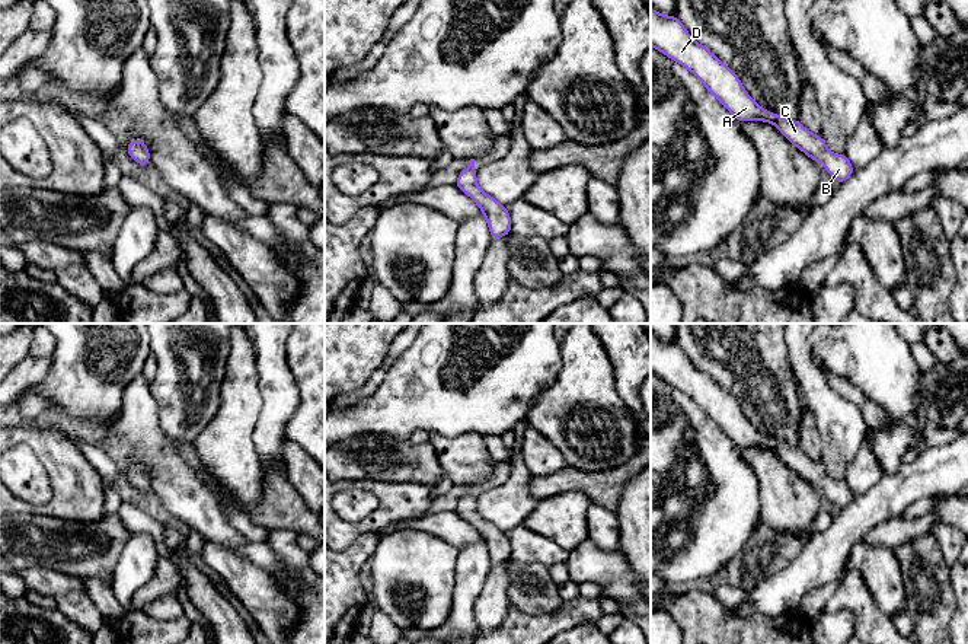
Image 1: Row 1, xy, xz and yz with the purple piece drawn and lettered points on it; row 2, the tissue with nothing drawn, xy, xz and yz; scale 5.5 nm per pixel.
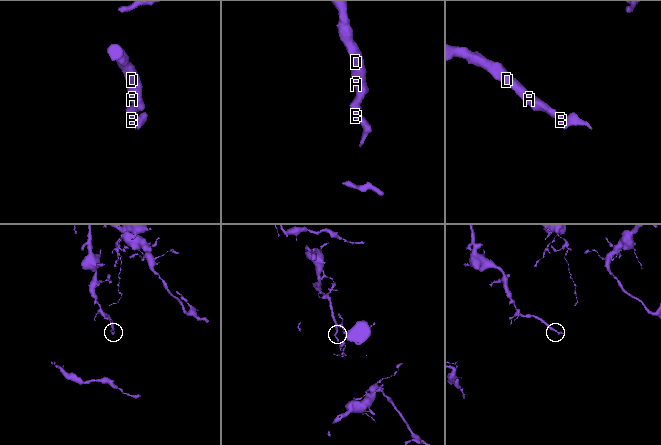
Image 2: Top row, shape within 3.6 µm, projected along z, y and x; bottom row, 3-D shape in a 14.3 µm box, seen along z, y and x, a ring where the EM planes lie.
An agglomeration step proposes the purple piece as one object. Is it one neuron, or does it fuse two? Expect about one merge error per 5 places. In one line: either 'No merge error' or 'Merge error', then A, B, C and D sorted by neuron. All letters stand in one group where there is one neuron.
No merge error. Groups: A B C D

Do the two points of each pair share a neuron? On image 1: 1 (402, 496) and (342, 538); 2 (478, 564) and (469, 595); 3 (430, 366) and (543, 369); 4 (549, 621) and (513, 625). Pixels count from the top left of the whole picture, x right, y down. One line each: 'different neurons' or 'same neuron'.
1: same neuron
2: same neuron
3: same neuron
4: same neuron

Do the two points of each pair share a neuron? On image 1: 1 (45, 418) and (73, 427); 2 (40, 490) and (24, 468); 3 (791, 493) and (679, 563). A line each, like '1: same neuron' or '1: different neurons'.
1: same neuron
2: same neuron
3: different neurons

